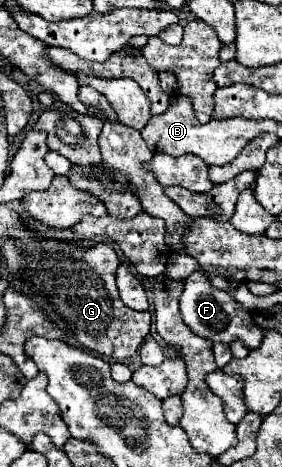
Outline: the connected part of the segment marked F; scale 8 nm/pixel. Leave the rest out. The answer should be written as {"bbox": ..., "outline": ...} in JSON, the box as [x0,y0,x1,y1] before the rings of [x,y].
{"bbox":[180,271,262,349],"outline":[[[194,271],[184,281],[184,293],[180,297],[180,313],[186,325],[200,337],[210,339],[210,341],[220,341],[220,343],[232,343],[234,339],[240,339],[248,345],[248,349],[256,349],[262,341],[262,329],[254,323],[252,313],[242,309],[226,291],[214,289],[210,279],[206,277],[204,271]]]}

